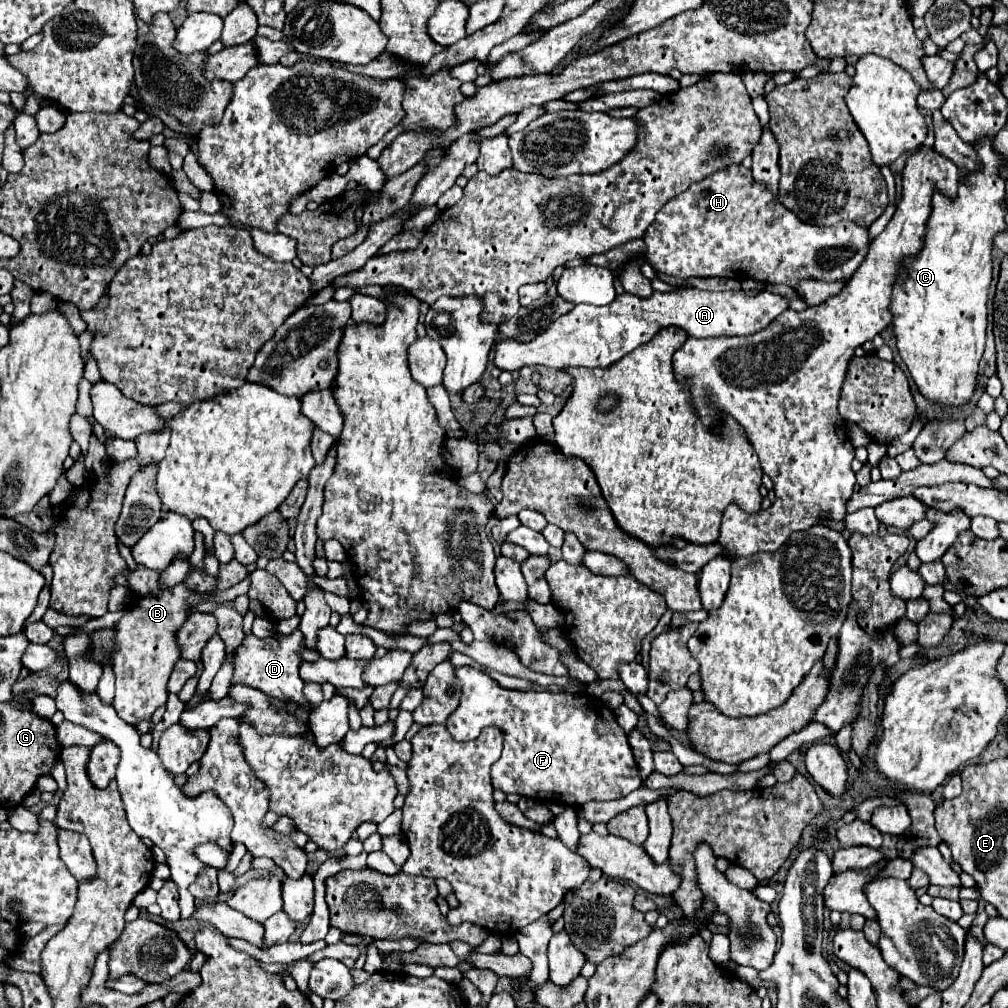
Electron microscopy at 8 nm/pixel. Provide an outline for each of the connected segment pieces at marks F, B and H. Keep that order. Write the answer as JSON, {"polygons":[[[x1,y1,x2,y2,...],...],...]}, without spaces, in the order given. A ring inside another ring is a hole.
{"polygons":[[[459,667,455,677,461,681,461,701,445,721,451,737,469,741,489,725,497,725,505,733,503,755,491,769,495,789,579,807,587,801,619,799,641,787,643,779,635,767,627,733,599,697,505,689,475,667]],[[233,559,231,563,221,563,219,565,219,575,215,577,217,585,211,593,199,593,195,589,185,587,185,583,177,583,175,587,167,587,161,583,161,573,151,571,149,567,139,567,137,569,125,569,123,575,129,583,129,591,137,597,133,599,133,603,125,609,123,617,115,623,115,649,113,649,113,671,117,675,117,683,115,683,115,699,113,699,113,707,115,711,119,711,119,717,131,725,137,725,143,719,151,719,153,711,163,705,167,701,167,679,173,671,175,661,181,657,181,647,177,643,177,631,179,627,185,623,187,615,203,601,211,601,217,593,231,589,233,585,241,583,247,577,247,567,243,567,237,559]],[[731,165,723,171,707,175,707,179,691,183,687,191,675,195,661,207,655,223,649,225,645,237,647,261,657,273,669,277,733,277,733,279,755,279,761,283,783,283,797,287,803,279,819,281,845,281,863,261,869,239,867,229,851,221,841,221,833,227,817,227,803,223,793,211,777,199,775,193,767,193,763,183,755,183,751,169,743,165]]]}

